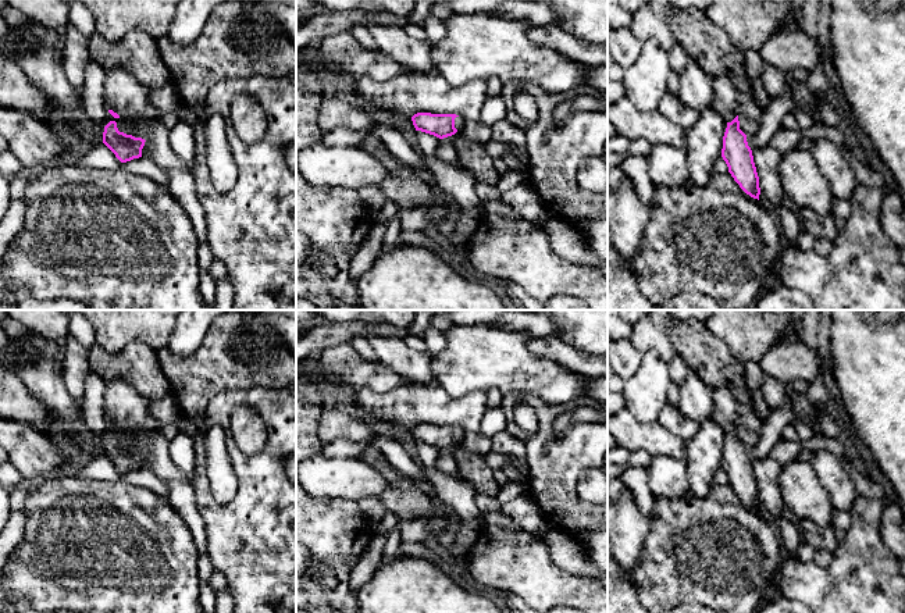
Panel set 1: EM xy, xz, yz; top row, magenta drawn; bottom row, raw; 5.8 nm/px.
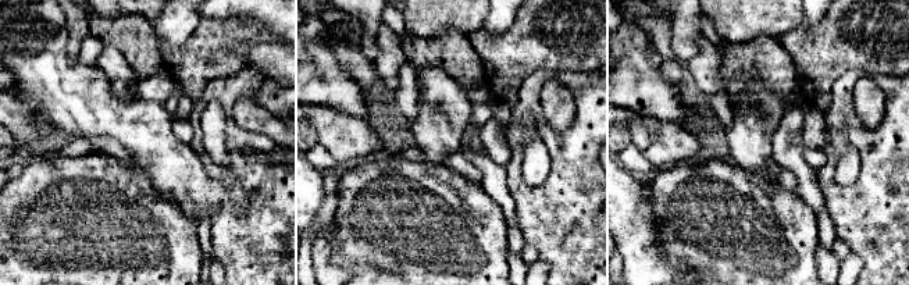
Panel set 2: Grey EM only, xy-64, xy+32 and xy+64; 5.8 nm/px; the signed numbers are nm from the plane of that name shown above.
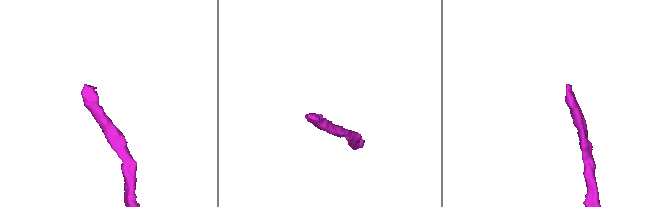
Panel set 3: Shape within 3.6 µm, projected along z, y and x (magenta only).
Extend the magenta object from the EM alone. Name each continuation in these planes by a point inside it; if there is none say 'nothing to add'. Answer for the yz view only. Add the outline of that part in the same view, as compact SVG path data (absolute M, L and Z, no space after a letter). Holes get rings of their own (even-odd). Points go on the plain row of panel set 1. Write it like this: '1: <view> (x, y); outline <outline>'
1: yz (724, 413); outline M712 388L713 411L710 418L717 423L726 434L738 427L738 404L727 388Z

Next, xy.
1: xy (125, 407); outline M118 378L106 381L107 420L121 430L160 428L160 424L149 413L150 402L142 398L128 382Z

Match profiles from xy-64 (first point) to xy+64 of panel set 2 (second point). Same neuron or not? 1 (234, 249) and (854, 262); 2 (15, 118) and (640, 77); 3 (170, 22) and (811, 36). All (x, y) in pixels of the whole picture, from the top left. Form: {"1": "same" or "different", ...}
{"1": "different", "2": "different", "3": "different"}

